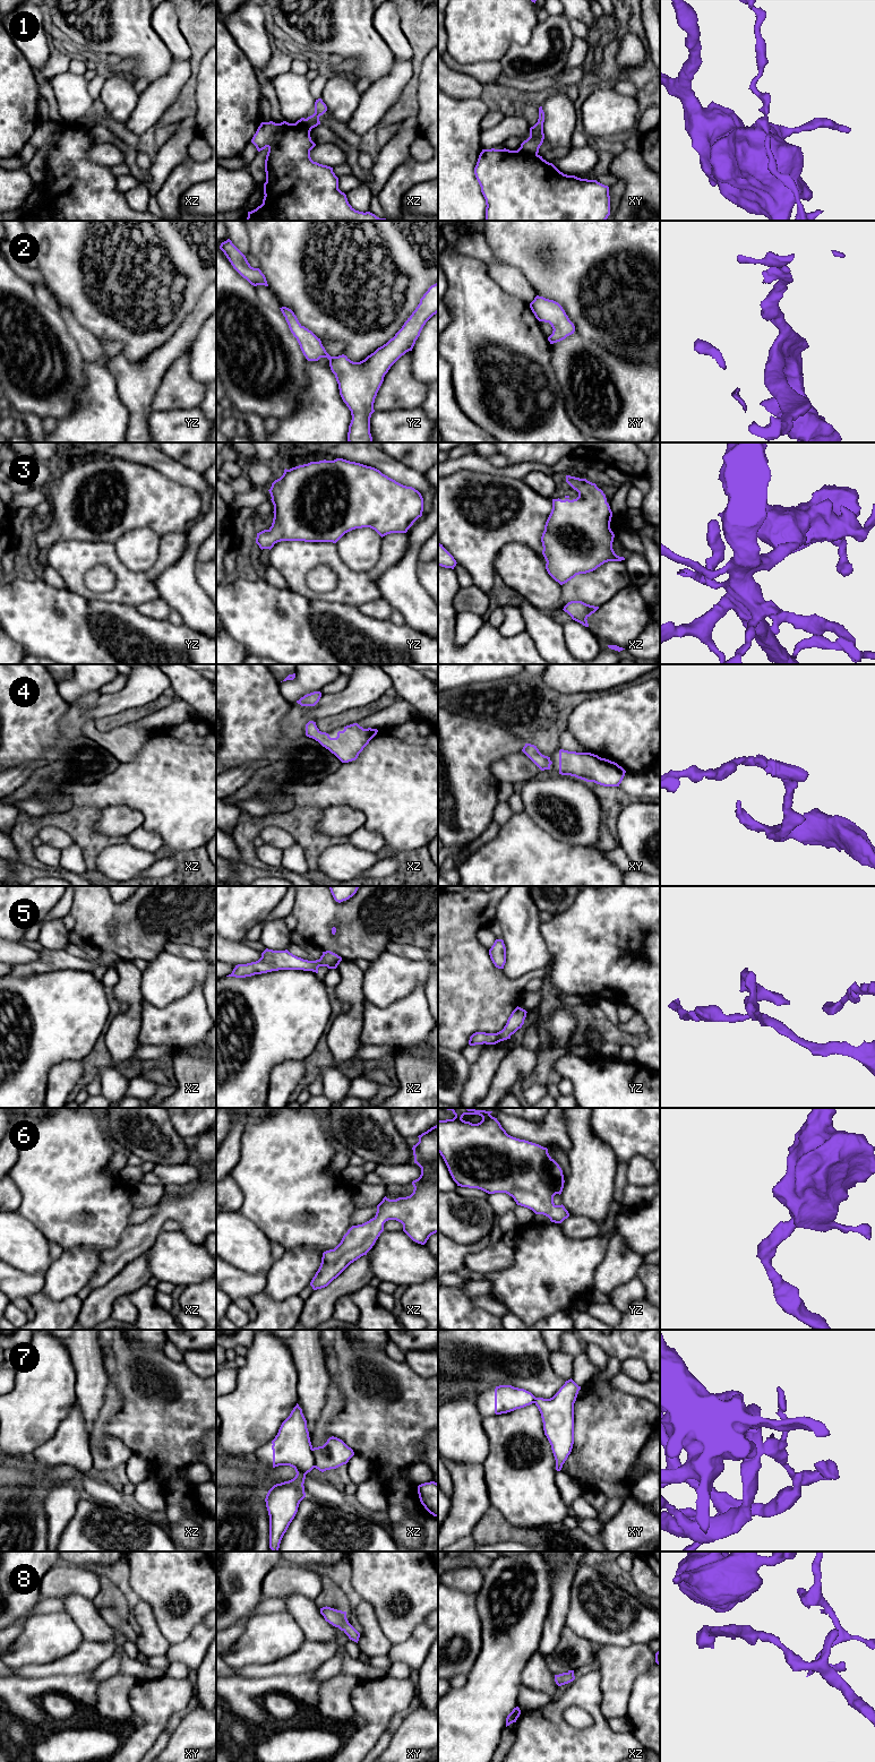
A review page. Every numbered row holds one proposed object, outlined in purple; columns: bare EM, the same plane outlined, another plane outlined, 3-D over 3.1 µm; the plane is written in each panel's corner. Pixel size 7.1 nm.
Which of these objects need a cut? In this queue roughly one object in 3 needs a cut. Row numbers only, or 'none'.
1, 7

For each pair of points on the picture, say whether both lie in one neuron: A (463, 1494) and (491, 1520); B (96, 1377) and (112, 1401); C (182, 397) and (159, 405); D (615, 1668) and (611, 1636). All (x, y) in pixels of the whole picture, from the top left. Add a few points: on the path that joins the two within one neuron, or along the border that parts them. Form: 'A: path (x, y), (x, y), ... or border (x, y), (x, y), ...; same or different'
A: border (490, 1505), (470, 1535); different
B: border (109, 1377), (104, 1402), (97, 1416); different
C: path (177, 397), (166, 397), (164, 400); same
D: border (640, 1644), (602, 1646); different

